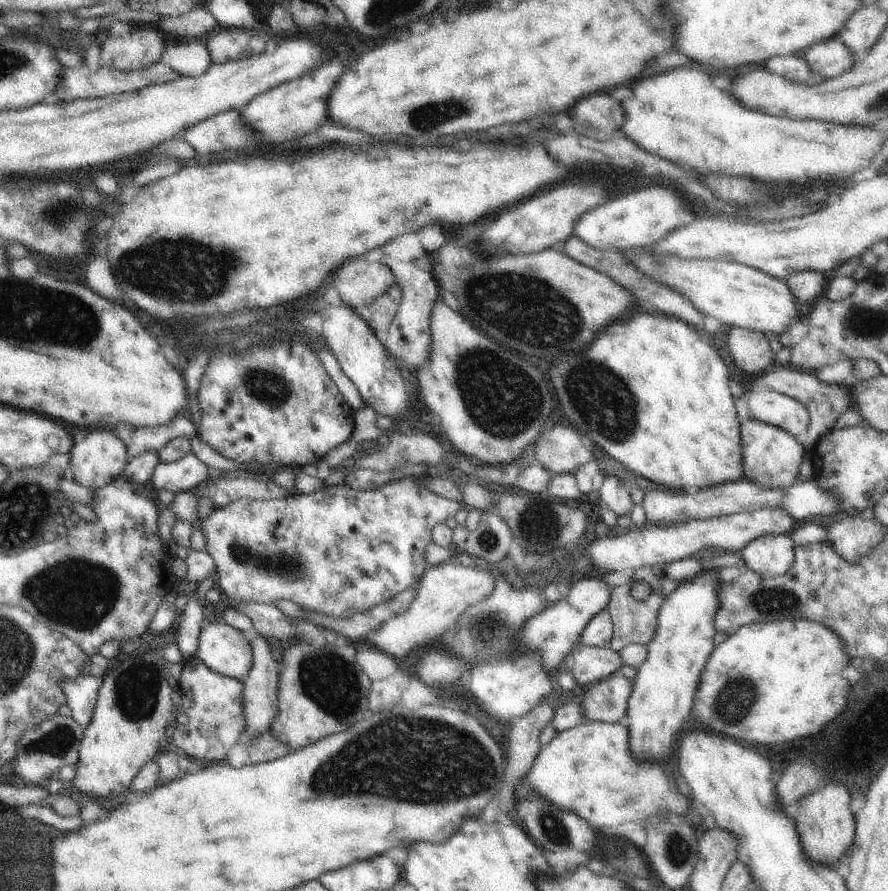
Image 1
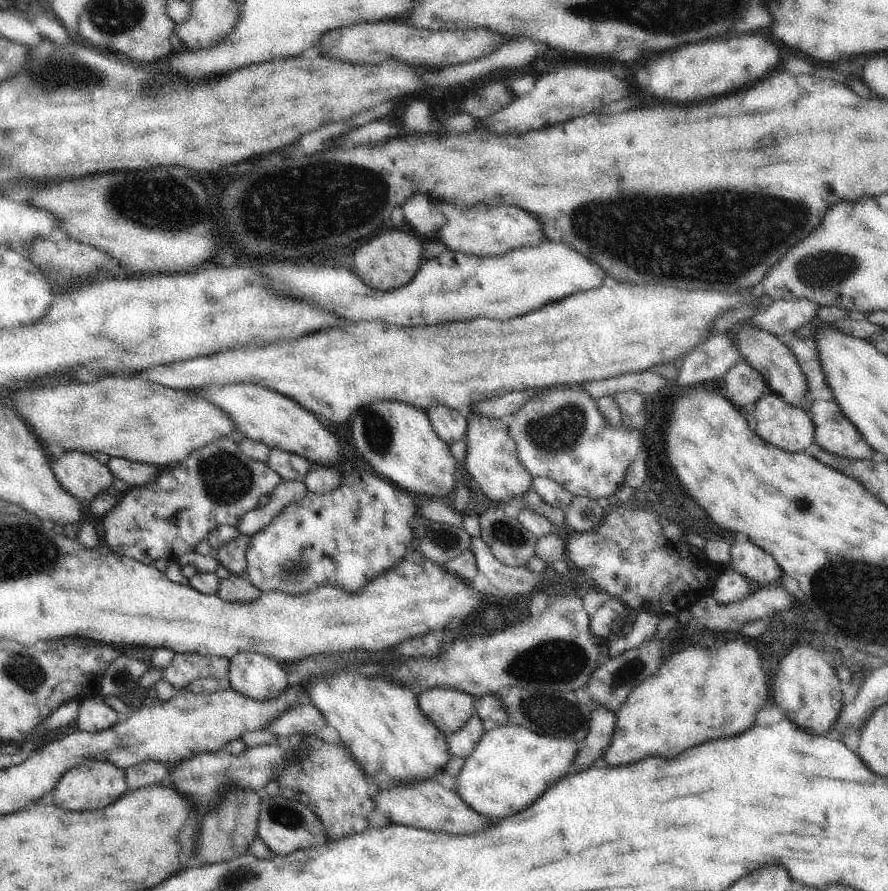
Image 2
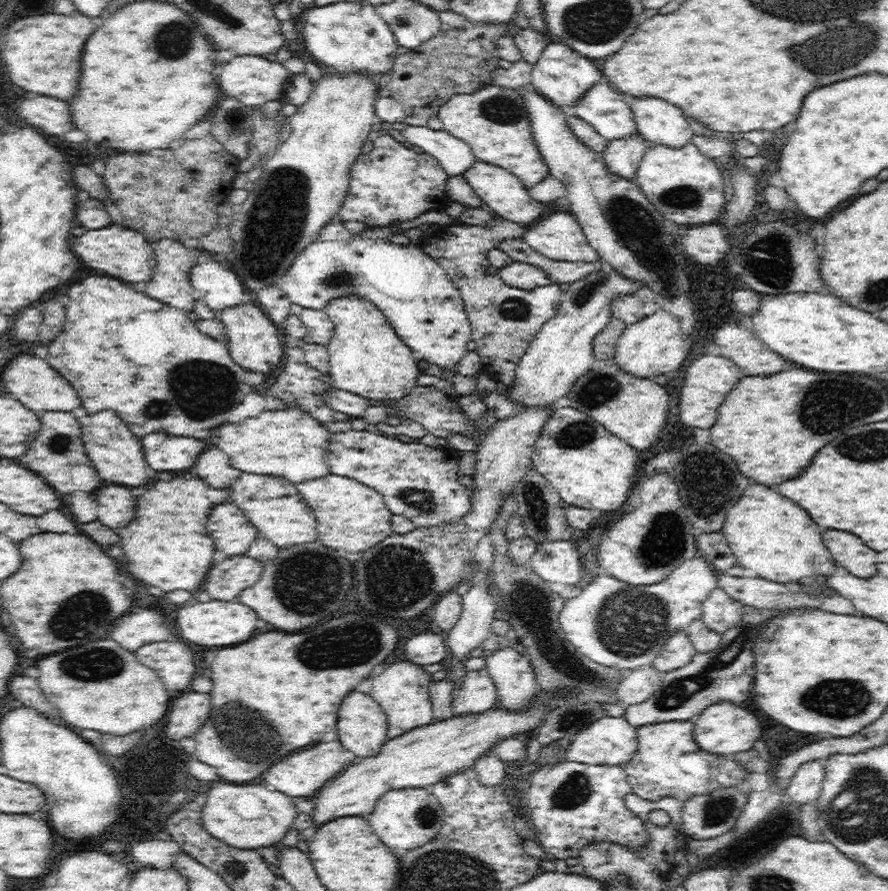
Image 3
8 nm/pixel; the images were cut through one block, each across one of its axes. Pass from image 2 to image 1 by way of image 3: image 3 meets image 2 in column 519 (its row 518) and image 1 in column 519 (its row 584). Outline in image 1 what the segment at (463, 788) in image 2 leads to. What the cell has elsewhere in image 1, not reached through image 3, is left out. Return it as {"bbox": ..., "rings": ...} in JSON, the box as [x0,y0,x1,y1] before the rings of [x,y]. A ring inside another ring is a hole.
{"bbox":[519,721,691,826],"rings":[[[588,721],[574,726],[569,730],[558,732],[556,738],[548,744],[541,746],[534,766],[522,778],[519,787],[519,798],[524,793],[532,792],[536,796],[546,798],[551,806],[560,810],[572,810],[578,818],[584,818],[590,826],[620,826],[626,822],[642,822],[652,814],[678,814],[686,816],[690,810],[691,800],[680,794],[672,777],[666,774],[665,766],[658,762],[638,762],[628,746],[628,729],[623,723],[608,723],[601,721]]]}

